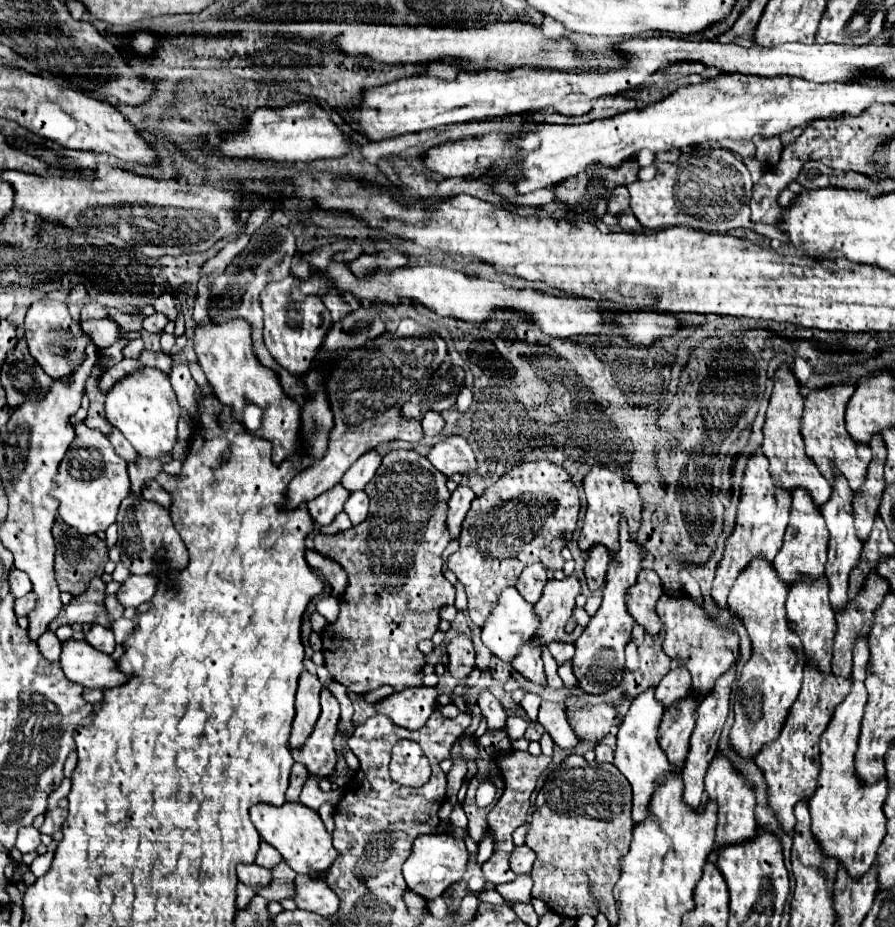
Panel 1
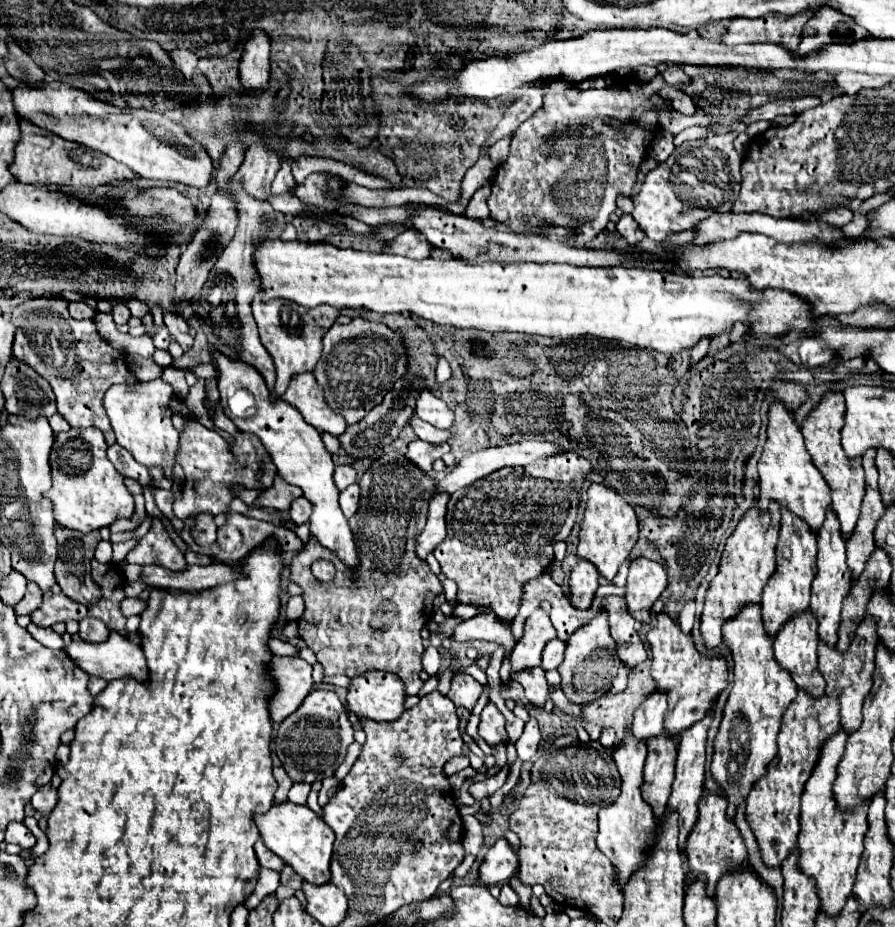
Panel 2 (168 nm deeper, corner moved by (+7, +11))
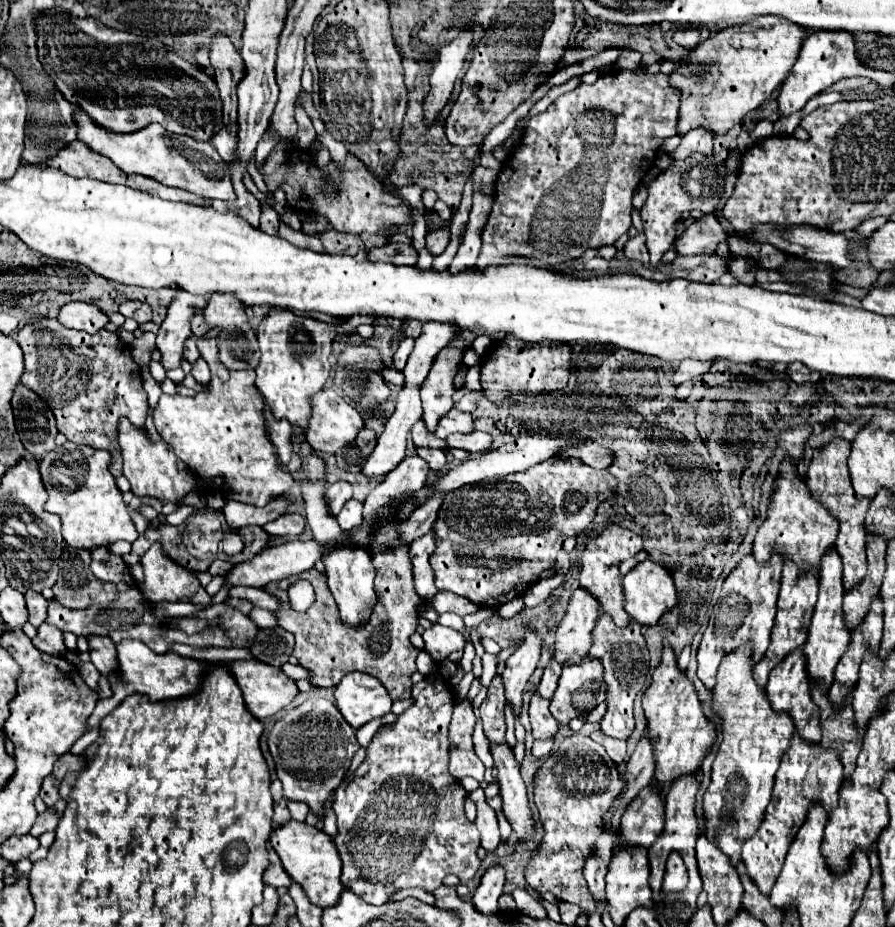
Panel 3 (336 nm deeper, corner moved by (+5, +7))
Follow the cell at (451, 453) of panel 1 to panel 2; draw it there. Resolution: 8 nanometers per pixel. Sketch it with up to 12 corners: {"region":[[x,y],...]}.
{"region":[[414,440],[406,458],[432,474],[436,458],[450,452],[448,443],[432,444]]}

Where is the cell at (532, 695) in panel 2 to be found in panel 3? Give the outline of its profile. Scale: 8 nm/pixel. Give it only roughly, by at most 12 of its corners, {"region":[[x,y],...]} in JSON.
{"region":[[530,700],[530,724],[534,740],[552,740],[558,722],[544,700]]}

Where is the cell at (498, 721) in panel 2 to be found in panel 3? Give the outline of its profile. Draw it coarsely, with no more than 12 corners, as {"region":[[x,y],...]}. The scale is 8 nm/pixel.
{"region":[[506,744],[492,746],[502,812],[518,842],[534,834],[526,786]]}

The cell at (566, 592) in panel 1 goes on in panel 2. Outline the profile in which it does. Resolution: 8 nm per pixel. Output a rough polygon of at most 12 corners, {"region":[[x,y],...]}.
{"region":[[540,608],[526,618],[512,650],[512,670],[540,666],[556,630]]}

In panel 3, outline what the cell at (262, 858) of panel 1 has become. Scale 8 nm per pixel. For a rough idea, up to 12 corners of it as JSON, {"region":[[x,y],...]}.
{"region":[[268,850],[270,866],[264,882],[276,888],[290,888],[292,880],[282,868],[278,854]]}

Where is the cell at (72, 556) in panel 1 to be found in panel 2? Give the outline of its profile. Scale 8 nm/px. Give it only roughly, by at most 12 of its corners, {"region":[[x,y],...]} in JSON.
{"region":[[62,526],[54,570],[58,586],[76,602],[100,592],[90,560],[100,534]]}

